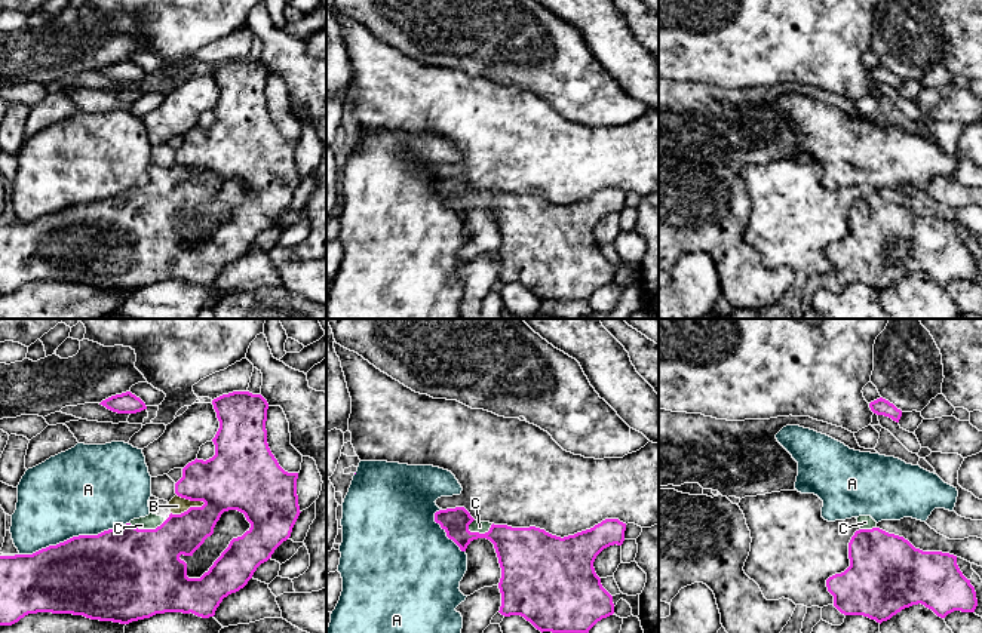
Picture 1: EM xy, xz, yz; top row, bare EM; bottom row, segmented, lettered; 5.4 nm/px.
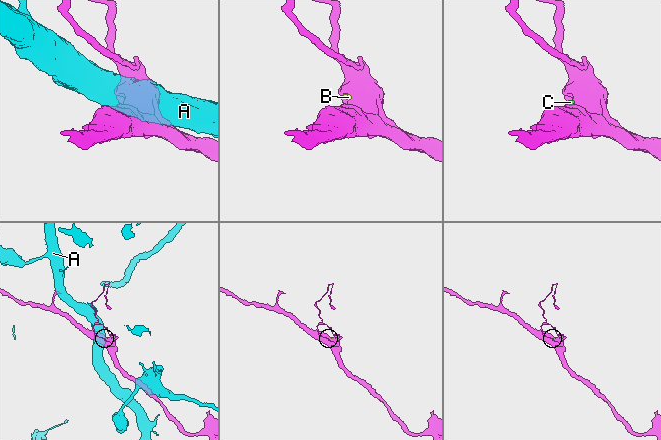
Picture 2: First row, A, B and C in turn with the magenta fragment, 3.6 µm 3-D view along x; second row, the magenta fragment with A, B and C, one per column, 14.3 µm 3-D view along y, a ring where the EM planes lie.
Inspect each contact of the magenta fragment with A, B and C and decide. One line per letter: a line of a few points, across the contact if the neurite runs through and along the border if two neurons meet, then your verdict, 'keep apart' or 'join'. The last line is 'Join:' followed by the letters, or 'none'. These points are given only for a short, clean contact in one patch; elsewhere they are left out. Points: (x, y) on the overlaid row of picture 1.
A: keep apart
B: line xy (205, 503), (180, 513), (171, 513); keep apart
C: line xz (493, 524), (484, 532), (470, 532), (468, 529); keep apart
Join: none

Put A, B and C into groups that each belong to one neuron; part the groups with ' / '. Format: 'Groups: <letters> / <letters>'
Groups: A / B C

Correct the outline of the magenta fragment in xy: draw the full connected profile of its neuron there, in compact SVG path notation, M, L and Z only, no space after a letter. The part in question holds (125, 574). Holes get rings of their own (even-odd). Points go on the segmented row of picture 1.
M233 391L214 399L212 405L220 421L212 439L215 455L188 463L175 483L178 497L205 504L181 514L171 513L156 529L126 523L98 535L73 537L33 554L0 556L0 626L12 626L37 612L73 614L120 624L165 612L191 612L209 618L224 597L248 584L257 568L291 537L301 513L298 473L285 471L268 448L268 403L261 394ZM228 510L243 513L251 528L230 541L208 572L188 578L187 563L179 556L193 556Z

